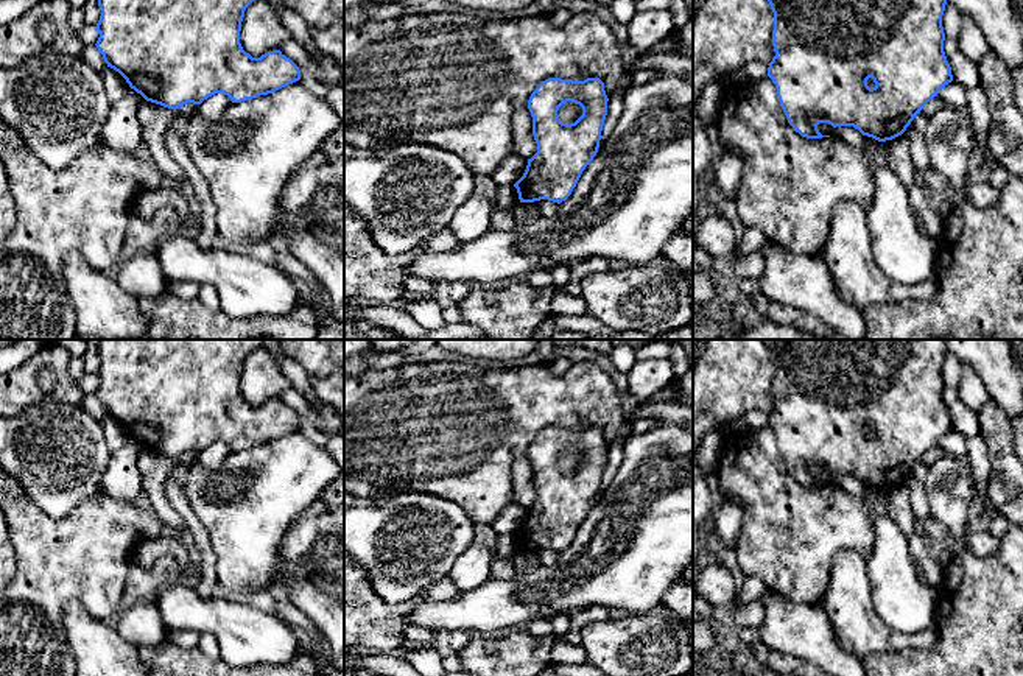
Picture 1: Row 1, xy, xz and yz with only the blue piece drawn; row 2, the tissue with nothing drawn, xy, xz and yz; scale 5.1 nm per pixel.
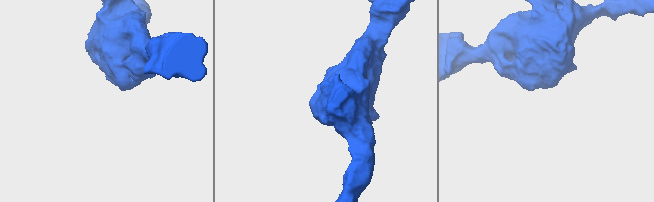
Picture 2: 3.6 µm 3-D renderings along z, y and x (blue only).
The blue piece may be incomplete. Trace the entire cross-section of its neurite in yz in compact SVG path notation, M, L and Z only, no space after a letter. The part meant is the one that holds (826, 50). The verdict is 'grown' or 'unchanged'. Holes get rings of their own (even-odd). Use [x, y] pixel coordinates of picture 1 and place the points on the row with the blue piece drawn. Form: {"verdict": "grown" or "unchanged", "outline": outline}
{"verdict": "unchanged", "outline": "M768 0L771 5L771 9L774 12L774 30L772 30L772 45L774 45L774 51L775 56L772 58L772 61L768 64L768 76L772 79L772 83L777 87L777 97L780 101L780 106L788 118L788 123L794 128L796 132L799 132L802 137L807 139L822 139L822 137L830 137L830 136L822 136L817 129L819 123L828 123L833 128L836 126L853 126L855 129L858 129L863 136L872 137L878 142L886 142L886 140L892 140L898 136L902 136L906 128L911 125L911 121L914 120L914 117L917 114L920 114L922 107L933 100L934 97L937 97L939 90L944 89L948 83L953 81L953 75L951 75L951 67L947 61L945 51L944 51L944 40L945 40L945 33L944 33L944 26L942 26L942 16L945 11L945 5L947 0Z"}

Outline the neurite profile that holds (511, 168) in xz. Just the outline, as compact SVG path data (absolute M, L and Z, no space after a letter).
M512 154L500 164L500 167L492 173L492 178L498 187L514 185L523 176L526 165L526 159Z

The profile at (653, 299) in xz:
M652 262L587 274L579 280L578 298L609 329L659 338L691 322L690 288L684 273Z

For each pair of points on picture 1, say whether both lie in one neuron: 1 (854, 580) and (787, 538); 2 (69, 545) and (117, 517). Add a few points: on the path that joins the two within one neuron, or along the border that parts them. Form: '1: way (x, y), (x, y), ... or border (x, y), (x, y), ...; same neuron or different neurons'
1: border (864, 556), (850, 550), (833, 556), (821, 602); different neurons
2: way (81, 545), (89, 545), (105, 530); same neuron

